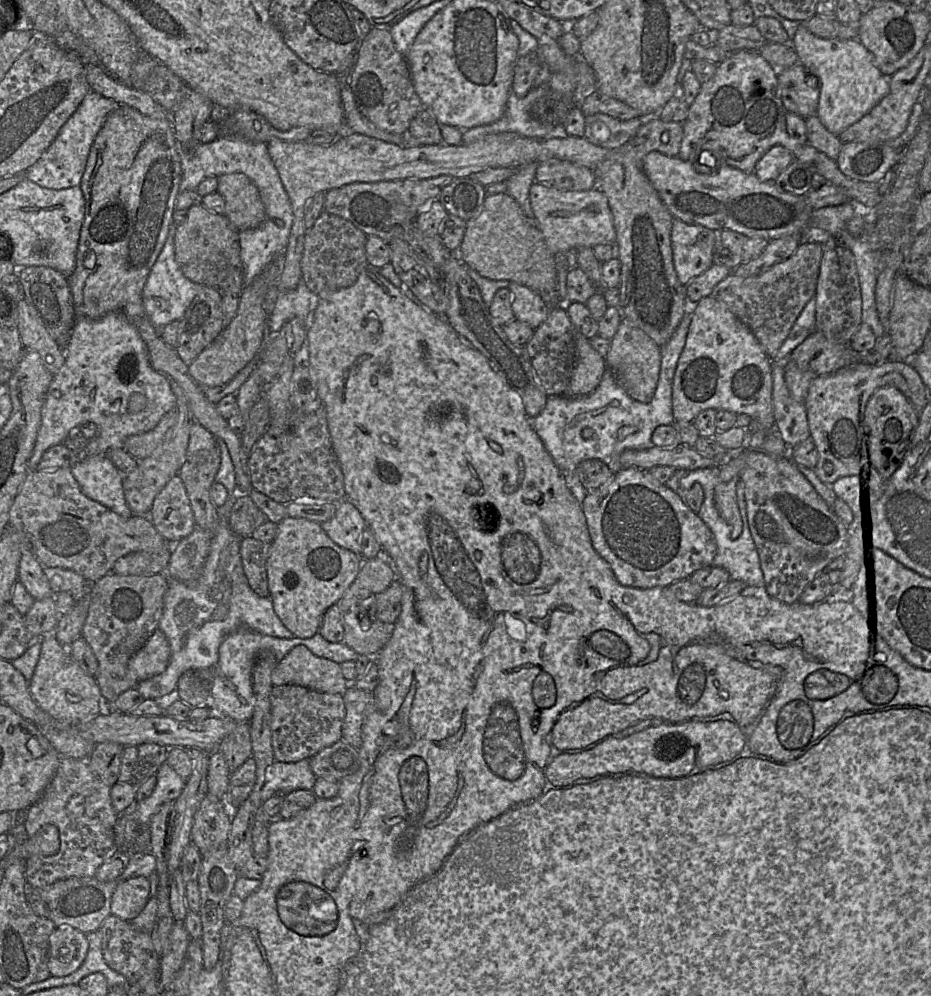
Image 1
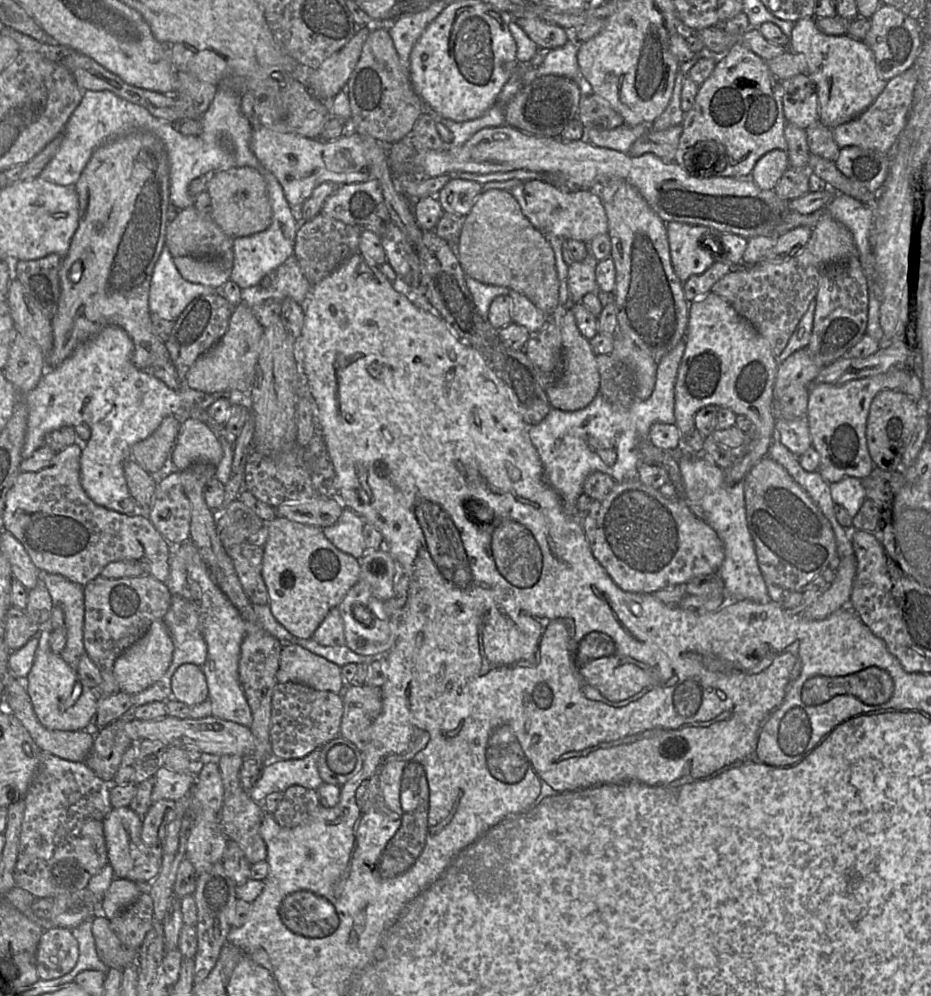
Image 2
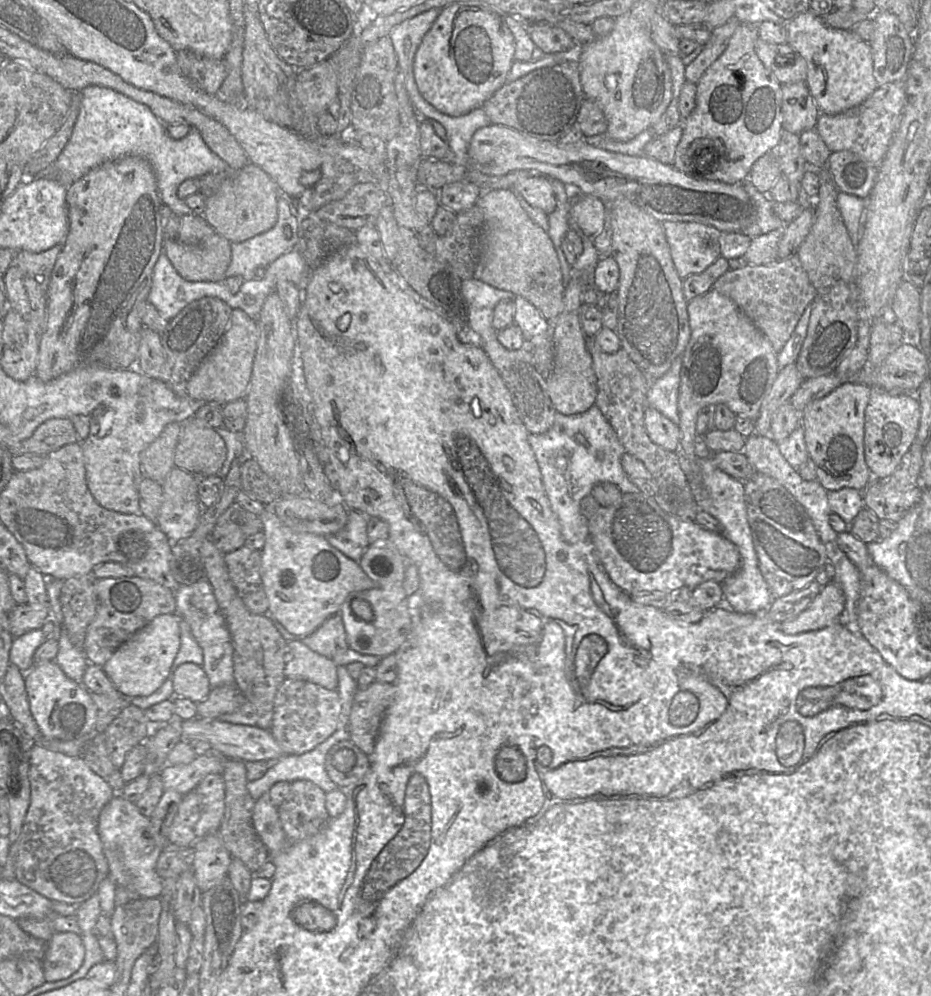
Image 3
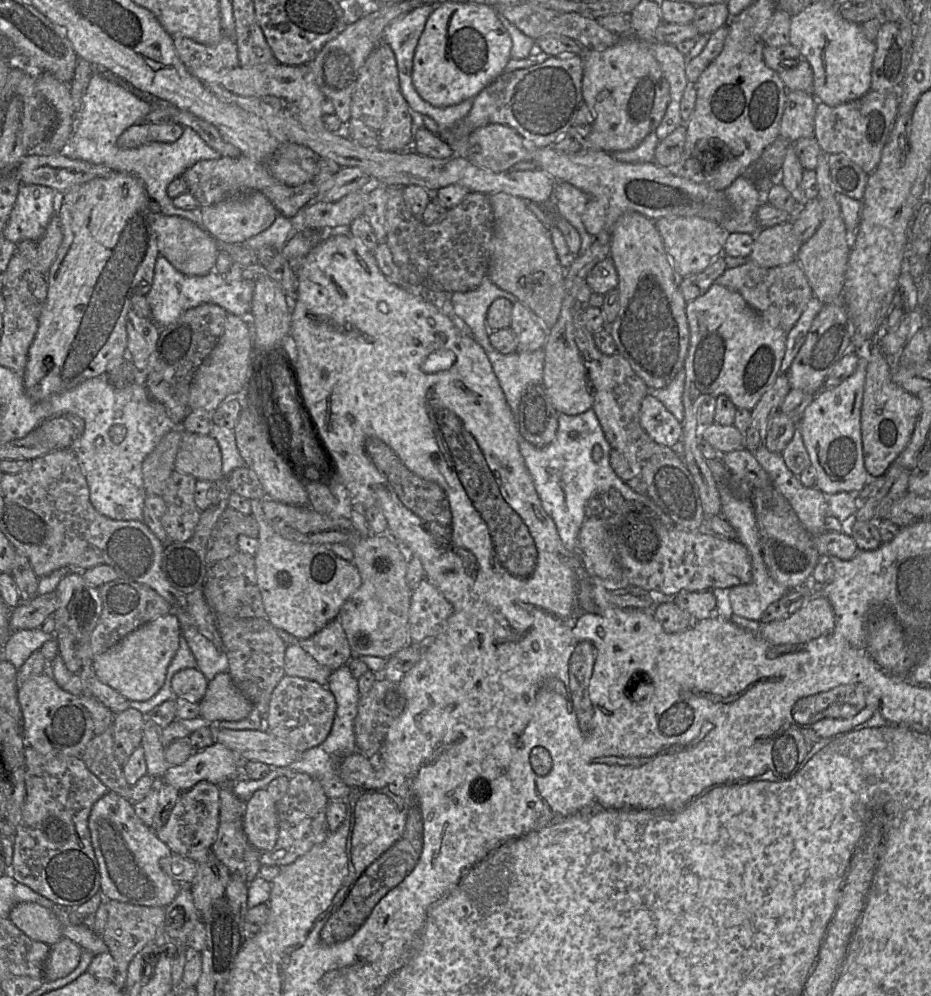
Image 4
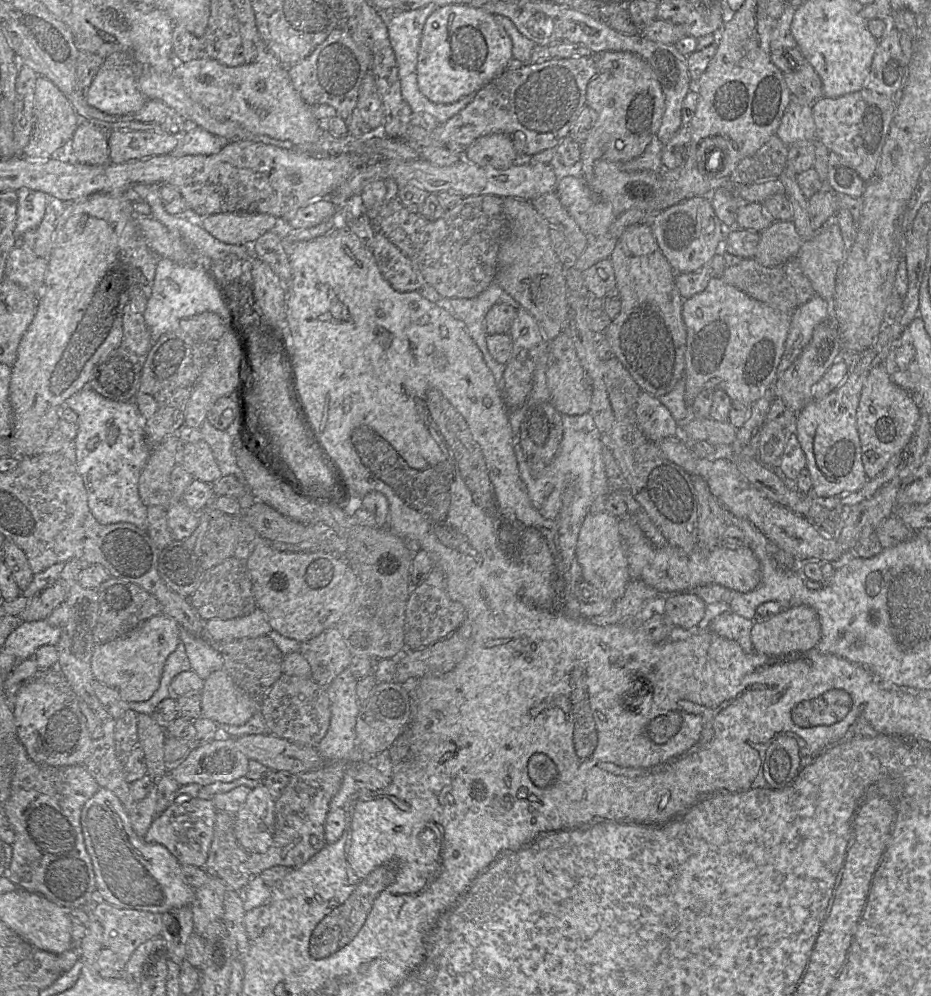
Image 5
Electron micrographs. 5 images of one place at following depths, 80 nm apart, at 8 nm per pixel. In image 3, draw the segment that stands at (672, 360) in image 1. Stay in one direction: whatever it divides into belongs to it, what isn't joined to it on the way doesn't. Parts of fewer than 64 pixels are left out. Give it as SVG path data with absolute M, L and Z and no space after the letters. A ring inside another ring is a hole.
M682 354L677 356L668 371L653 381L646 394L646 406L658 410L678 425L678 390L682 368ZM595 404L579 414L555 415L552 427L544 434L529 434L528 442L535 454L542 476L543 486L551 508L561 526L561 534L568 543L589 541L588 519L581 514L581 500L591 495L597 483L615 484L622 494L639 491L627 475L621 457L625 453L617 435ZM597 452L604 453L603 460L597 458Z

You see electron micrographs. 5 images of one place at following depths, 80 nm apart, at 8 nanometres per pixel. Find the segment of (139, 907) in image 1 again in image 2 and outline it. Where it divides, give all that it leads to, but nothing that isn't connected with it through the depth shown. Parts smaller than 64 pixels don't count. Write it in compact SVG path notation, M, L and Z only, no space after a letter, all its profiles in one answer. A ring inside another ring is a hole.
M116 877L102 900L102 914L111 921L132 905L142 892L136 882L128 878Z

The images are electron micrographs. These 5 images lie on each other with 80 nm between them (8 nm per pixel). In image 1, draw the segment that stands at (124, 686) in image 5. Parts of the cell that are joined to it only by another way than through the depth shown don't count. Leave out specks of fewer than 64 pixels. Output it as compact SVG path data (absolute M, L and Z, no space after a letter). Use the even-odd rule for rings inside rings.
M157 628L130 658L128 669L137 681L142 681L162 673L169 663L170 656L170 644L165 634Z

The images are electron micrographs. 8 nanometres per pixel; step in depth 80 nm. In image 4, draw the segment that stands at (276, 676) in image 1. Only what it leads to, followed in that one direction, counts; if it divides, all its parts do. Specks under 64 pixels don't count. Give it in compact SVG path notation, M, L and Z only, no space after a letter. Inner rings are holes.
M298 643L286 646L284 670L287 676L315 681L323 687L327 687L332 674L330 669L319 664Z

